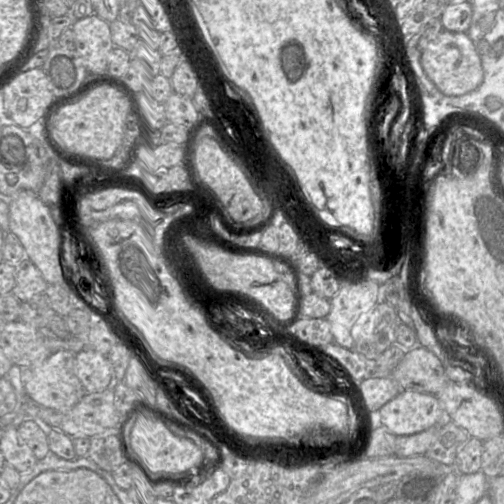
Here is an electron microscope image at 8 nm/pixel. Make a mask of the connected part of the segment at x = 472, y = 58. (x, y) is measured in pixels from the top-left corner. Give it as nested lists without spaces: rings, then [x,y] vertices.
[[[442,30],[421,54],[421,65],[428,78],[445,95],[459,96],[475,90],[483,81],[483,69],[475,43],[467,33]]]

